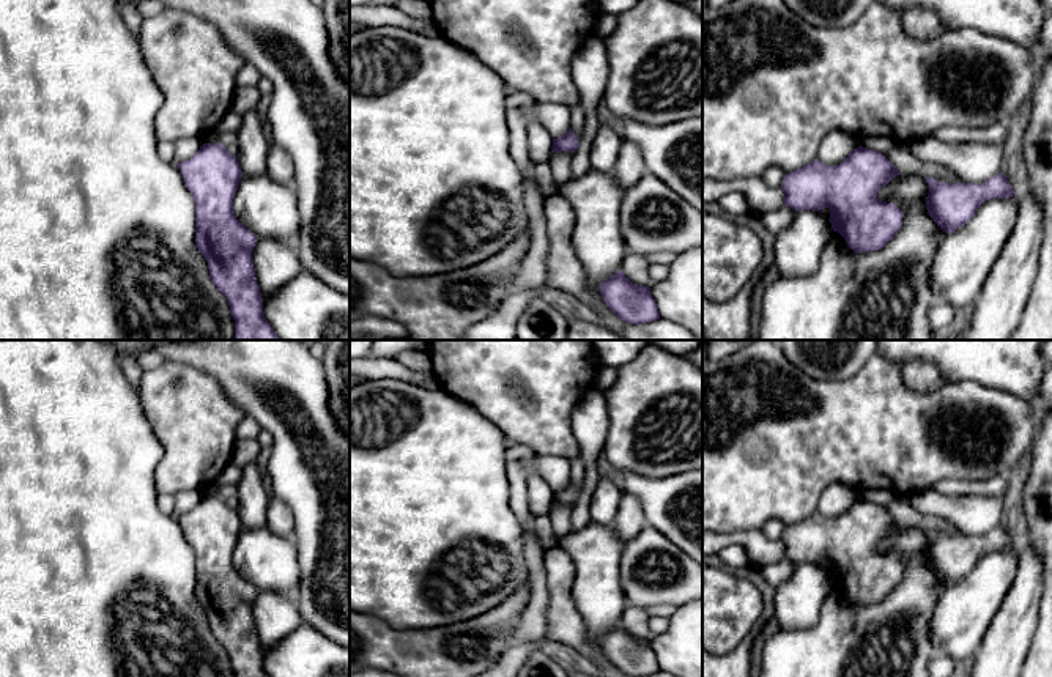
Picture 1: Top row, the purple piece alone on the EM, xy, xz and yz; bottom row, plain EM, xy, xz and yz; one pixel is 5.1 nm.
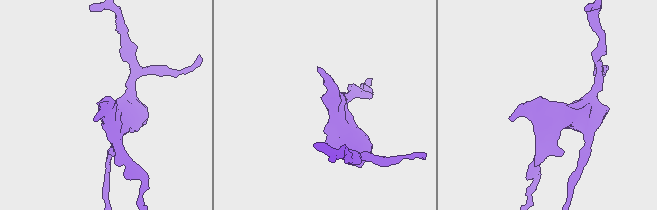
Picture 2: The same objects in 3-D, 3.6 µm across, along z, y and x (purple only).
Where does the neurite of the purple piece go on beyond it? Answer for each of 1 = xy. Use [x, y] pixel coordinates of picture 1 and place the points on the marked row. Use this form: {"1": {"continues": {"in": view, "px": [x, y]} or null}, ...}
{"1": {"continues": null}}

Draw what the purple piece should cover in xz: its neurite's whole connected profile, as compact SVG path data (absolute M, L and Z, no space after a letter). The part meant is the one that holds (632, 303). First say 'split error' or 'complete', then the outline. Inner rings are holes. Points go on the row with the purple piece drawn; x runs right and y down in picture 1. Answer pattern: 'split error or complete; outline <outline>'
complete; outline M620 269L600 283L600 294L608 309L625 323L644 324L660 320L650 287L630 282Z

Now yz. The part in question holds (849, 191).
complete; outline M858 146L835 167L814 159L811 164L787 173L780 187L784 192L784 206L795 211L813 209L820 213L828 208L833 231L838 231L855 253L861 253L879 250L893 241L902 224L902 211L895 203L877 198L879 189L898 175L902 173L883 154Z

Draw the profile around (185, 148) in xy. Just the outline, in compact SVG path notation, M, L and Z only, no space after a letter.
M186 137L175 142L175 162L184 162L191 159L202 146L202 139Z

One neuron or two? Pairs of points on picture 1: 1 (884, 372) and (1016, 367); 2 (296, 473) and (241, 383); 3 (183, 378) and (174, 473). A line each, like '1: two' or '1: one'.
1: two
2: one
3: one

